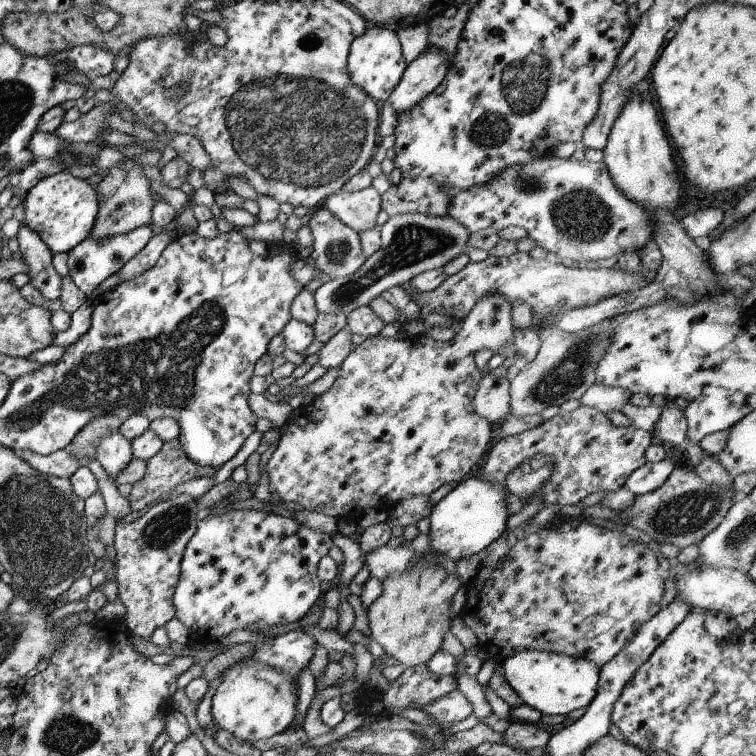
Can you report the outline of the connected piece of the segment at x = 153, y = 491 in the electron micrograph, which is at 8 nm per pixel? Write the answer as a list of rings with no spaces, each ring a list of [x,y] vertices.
[[[169,440],[162,444],[161,449],[149,460],[145,461],[145,474],[141,480],[137,480],[131,486],[131,492],[127,496],[129,508],[132,512],[143,510],[145,506],[149,506],[151,502],[155,502],[157,498],[161,498],[161,494],[167,491],[173,491],[178,484],[187,483],[189,480],[201,477],[210,477],[215,474],[214,470],[208,467],[201,467],[188,460],[182,452],[179,440]]]

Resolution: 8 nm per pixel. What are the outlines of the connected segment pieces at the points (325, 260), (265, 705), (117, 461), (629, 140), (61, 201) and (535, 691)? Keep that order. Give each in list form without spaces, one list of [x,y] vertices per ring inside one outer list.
[[[319,206],[309,212],[304,222],[309,227],[313,237],[311,248],[313,255],[315,255],[313,264],[315,264],[317,270],[327,274],[330,279],[353,274],[366,260],[367,255],[360,250],[358,234],[337,220],[329,210]]]
[[[240,660],[237,664],[226,669],[219,682],[213,697],[211,698],[211,720],[212,724],[221,730],[233,735],[235,739],[243,742],[255,742],[259,739],[268,739],[275,734],[286,732],[289,724],[295,716],[297,701],[297,685],[289,682],[289,676],[275,672],[267,664],[257,664],[255,660]]]
[[[111,432],[103,436],[93,452],[93,459],[97,460],[107,477],[112,479],[129,464],[132,458],[131,444],[119,432]]]
[[[648,82],[635,86],[625,106],[621,106],[621,111],[617,112],[617,120],[613,122],[601,151],[602,162],[622,196],[643,210],[659,208],[672,212],[679,204],[681,184],[673,164],[673,152],[665,138],[664,128],[661,128],[659,116],[651,102],[641,98],[641,93],[647,86]]]
[[[67,171],[43,178],[25,192],[23,197],[23,218],[20,222],[33,230],[43,245],[52,253],[67,253],[79,242],[89,237],[97,210],[97,192],[85,180],[73,178]]]
[[[523,650],[503,661],[501,668],[504,680],[522,704],[541,715],[567,715],[572,710],[587,707],[595,697],[599,668],[583,658],[543,650]]]

